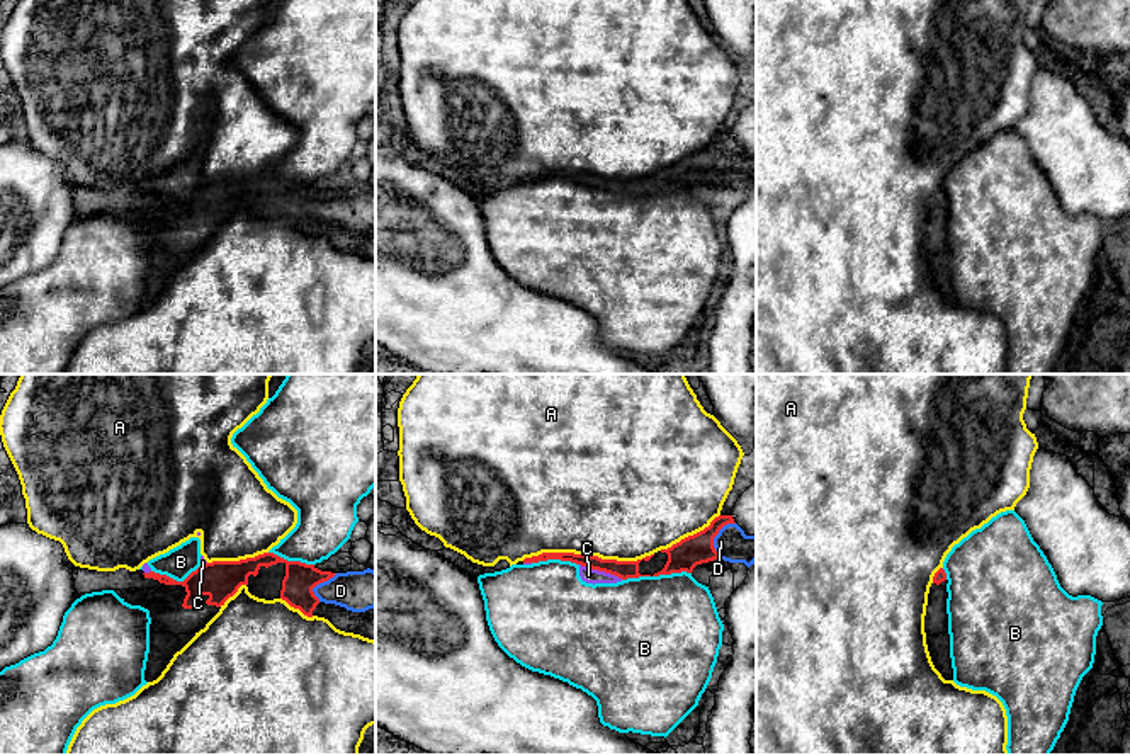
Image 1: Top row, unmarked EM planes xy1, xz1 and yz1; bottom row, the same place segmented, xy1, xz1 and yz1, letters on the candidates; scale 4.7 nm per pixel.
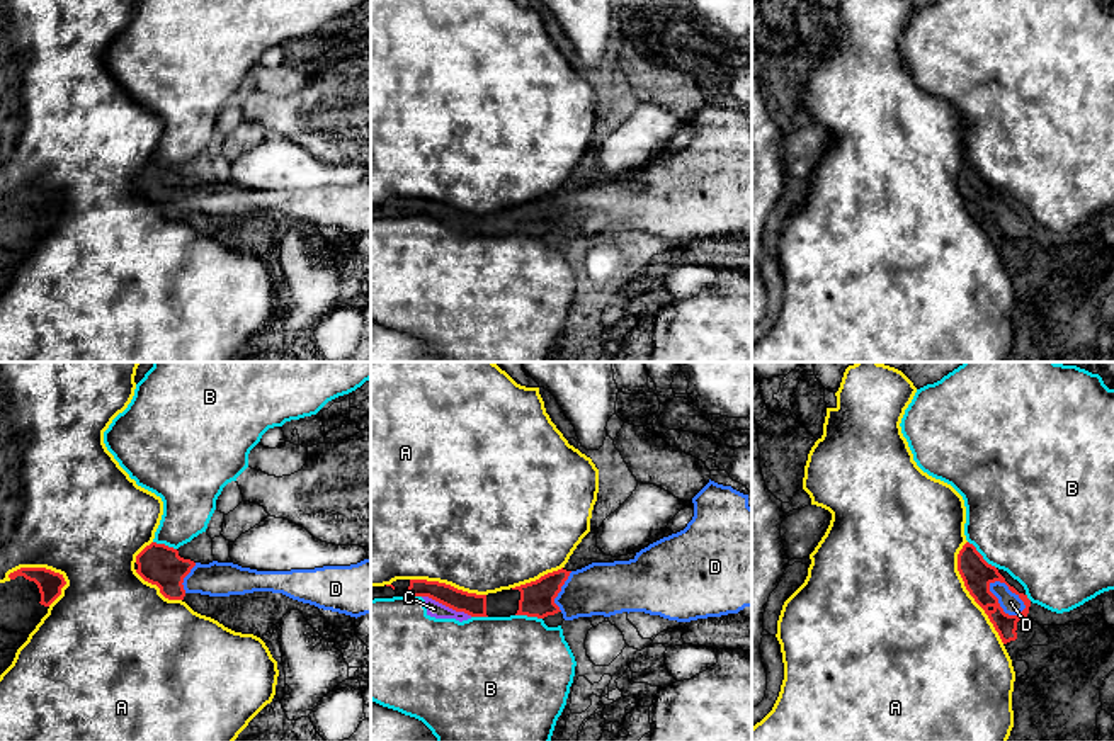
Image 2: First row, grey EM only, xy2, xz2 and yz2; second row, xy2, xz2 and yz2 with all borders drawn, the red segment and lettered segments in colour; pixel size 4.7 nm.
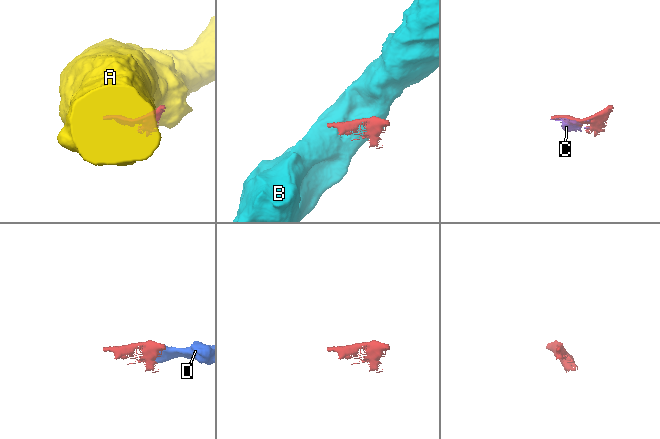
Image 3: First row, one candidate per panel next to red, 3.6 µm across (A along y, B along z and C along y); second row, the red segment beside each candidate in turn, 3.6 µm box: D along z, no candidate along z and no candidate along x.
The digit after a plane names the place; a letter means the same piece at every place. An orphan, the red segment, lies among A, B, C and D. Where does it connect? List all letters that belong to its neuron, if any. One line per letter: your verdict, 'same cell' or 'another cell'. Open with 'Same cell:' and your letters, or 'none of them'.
Same cell: D
A: another cell
B: another cell
C: another cell
D: same cell

